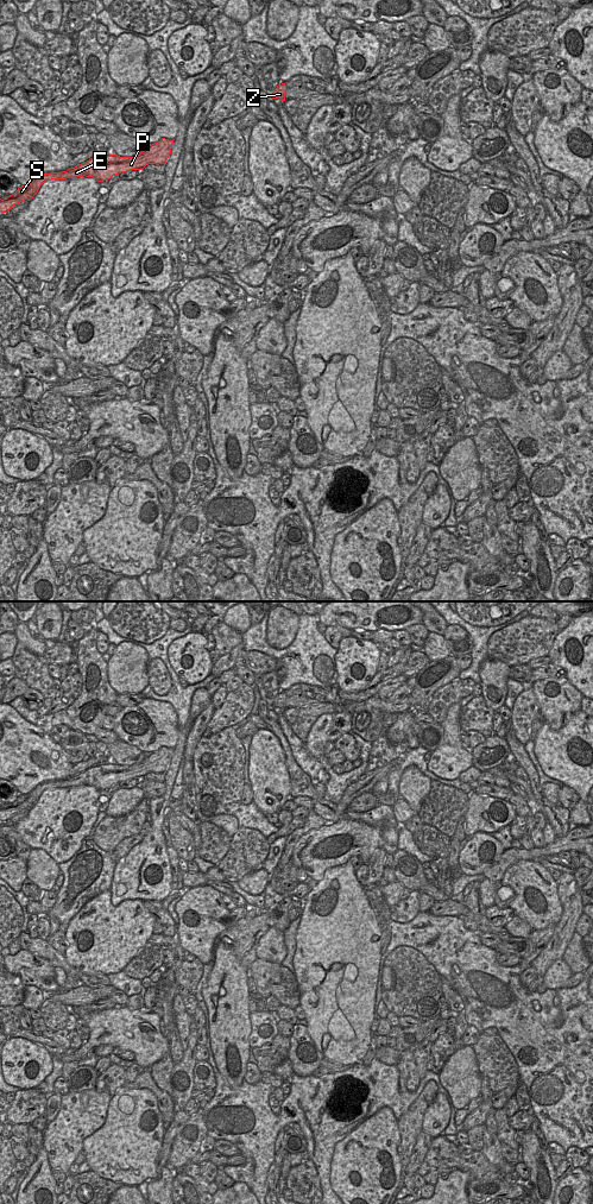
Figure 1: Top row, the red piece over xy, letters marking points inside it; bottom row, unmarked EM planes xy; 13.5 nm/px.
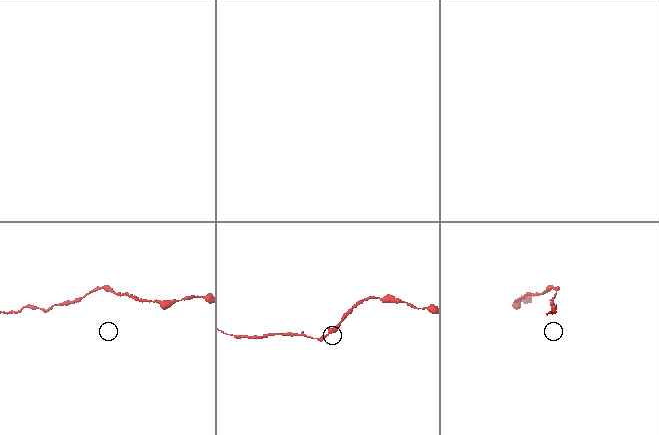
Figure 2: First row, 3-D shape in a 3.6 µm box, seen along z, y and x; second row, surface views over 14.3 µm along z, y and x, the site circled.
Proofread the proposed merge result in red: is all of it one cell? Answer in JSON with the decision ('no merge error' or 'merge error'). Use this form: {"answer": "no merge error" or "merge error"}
{"answer": "no merge error"}

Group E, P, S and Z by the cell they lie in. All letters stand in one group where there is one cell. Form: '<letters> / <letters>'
E P S Z

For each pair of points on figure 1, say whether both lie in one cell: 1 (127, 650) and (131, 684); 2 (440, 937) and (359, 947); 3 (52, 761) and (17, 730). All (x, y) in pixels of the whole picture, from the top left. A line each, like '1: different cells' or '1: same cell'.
1: same cell
2: different cells
3: same cell

